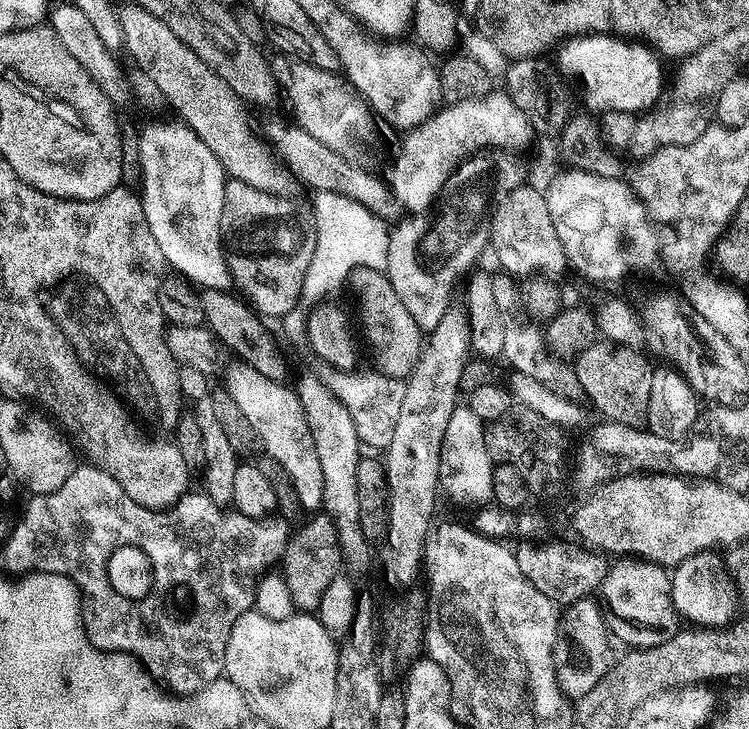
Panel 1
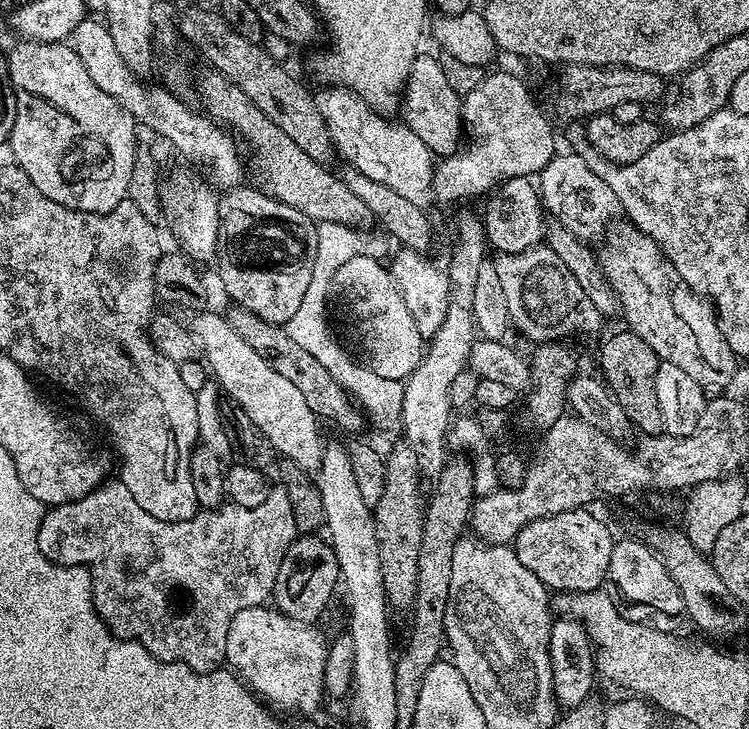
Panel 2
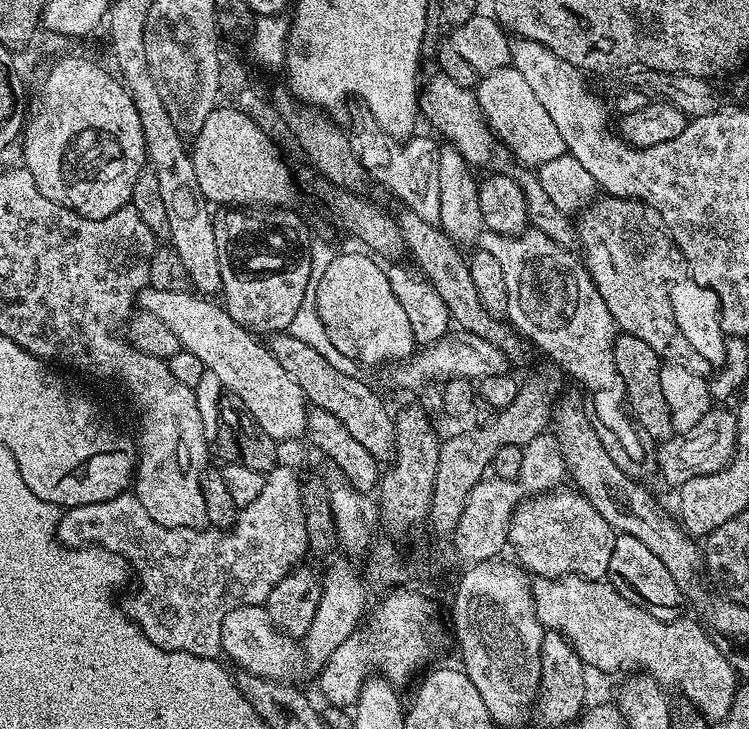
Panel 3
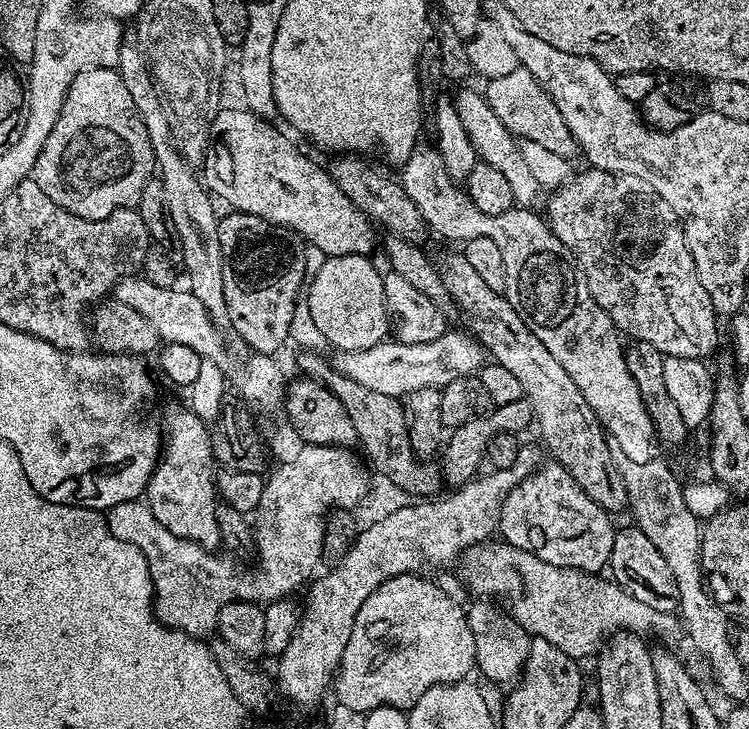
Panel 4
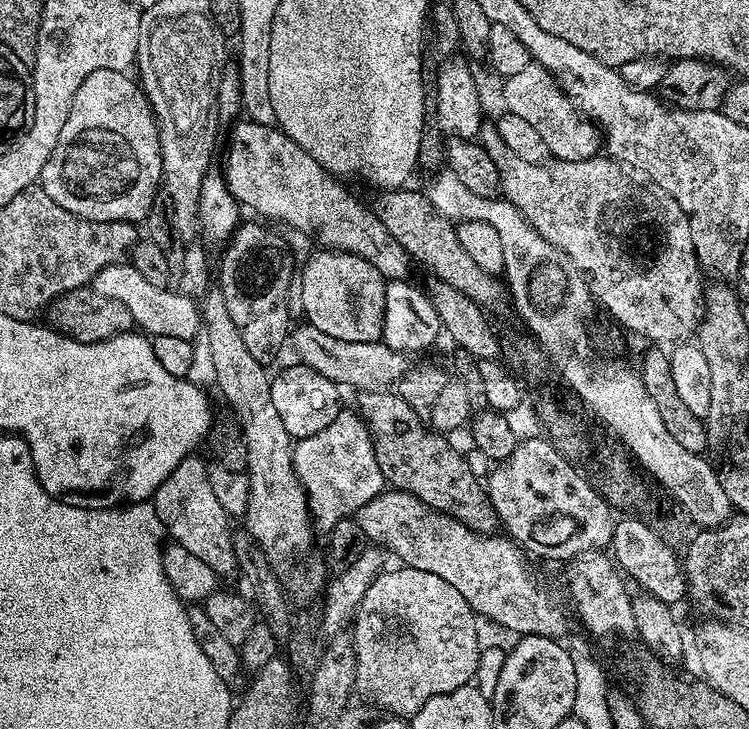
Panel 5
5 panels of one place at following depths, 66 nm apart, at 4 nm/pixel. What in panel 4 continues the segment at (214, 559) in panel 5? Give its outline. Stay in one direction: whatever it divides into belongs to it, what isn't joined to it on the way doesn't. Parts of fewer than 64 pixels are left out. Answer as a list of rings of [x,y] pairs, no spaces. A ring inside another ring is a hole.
[[[190,410],[176,412],[169,418],[168,424],[166,420],[162,444],[160,459],[156,461],[156,469],[148,483],[148,509],[158,523],[170,530],[170,534],[178,534],[178,538],[186,538],[209,550],[219,549],[221,543],[215,514],[218,505],[217,469],[212,458],[209,425],[203,424]]]

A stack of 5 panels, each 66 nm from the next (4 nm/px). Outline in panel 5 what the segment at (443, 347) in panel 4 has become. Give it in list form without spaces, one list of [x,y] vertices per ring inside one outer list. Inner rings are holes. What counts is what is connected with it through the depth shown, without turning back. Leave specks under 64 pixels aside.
[[[307,322],[301,328],[293,327],[290,332],[290,348],[296,351],[295,359],[299,363],[318,370],[326,378],[330,378],[337,386],[355,390],[384,390],[395,385],[410,368],[405,353],[390,350],[382,342],[376,340],[346,340],[343,336],[331,336]]]

